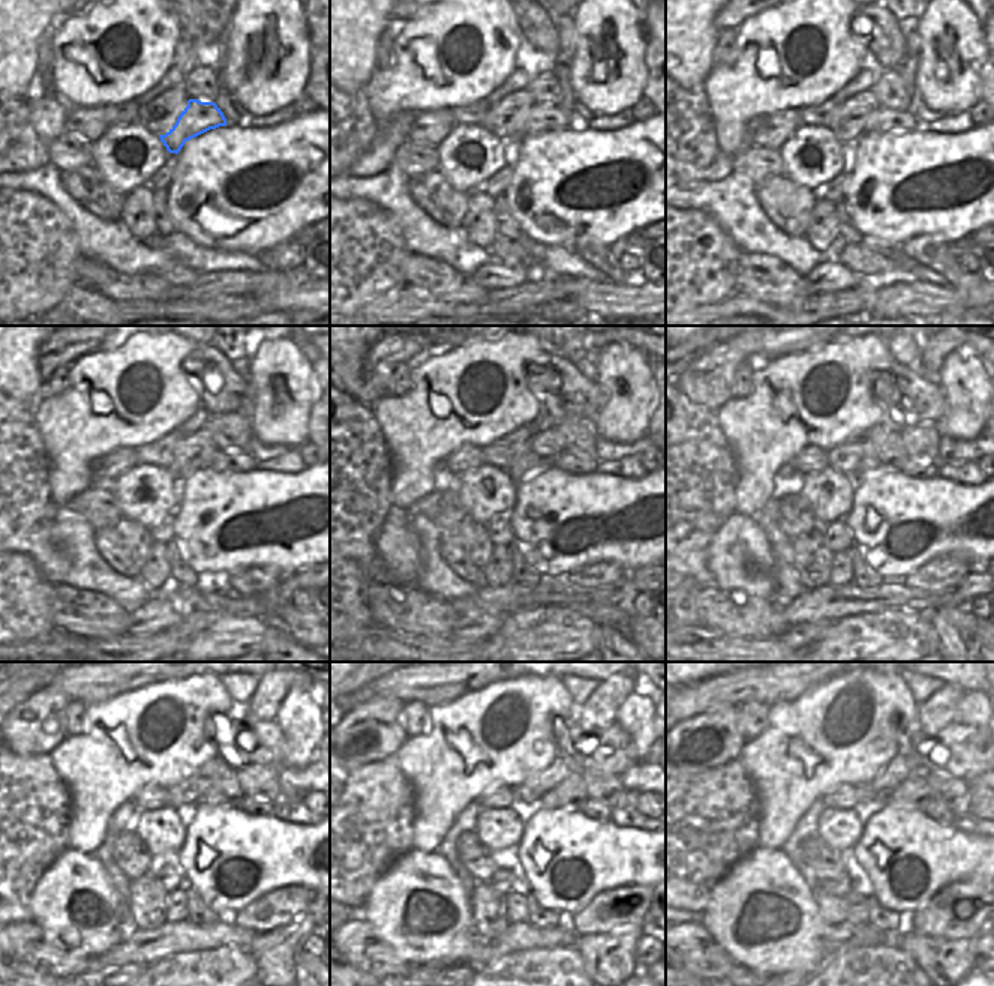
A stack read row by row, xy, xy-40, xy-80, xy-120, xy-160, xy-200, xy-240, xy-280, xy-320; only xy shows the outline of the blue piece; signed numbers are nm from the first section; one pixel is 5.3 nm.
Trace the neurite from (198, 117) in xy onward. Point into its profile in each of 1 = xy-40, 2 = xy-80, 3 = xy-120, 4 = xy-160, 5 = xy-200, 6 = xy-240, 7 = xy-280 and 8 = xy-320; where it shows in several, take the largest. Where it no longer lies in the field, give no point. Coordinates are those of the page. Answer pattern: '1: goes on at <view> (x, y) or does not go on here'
1: goes on at xy-40 (541, 117)
2: goes on at xy-80 (880, 120)
3: goes on at xy-120 (228, 459)
4: goes on at xy-160 (565, 461)
5: goes on at xy-200 (912, 467)
6: goes on at xy-240 (254, 808)
7: goes on at xy-280 (594, 809)
8: goes on at xy-320 (942, 814)

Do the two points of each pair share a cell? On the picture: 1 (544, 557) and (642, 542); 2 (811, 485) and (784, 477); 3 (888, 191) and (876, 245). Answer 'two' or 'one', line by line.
1: one
2: two
3: two

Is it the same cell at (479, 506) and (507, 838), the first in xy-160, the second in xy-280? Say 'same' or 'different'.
same

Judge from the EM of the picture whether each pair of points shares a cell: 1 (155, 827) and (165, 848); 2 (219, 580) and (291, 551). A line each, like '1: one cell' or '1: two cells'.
1: one cell
2: two cells

